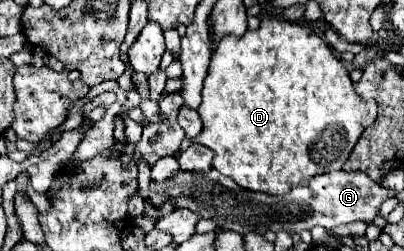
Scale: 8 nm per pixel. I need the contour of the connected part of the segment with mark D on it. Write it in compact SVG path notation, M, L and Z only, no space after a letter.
M263 19L259 29L255 31L247 31L243 37L223 37L217 45L217 49L211 55L211 65L209 65L209 75L205 77L203 83L203 91L201 91L203 99L201 105L197 109L197 113L201 115L203 121L203 131L195 137L195 139L183 139L181 147L187 149L191 143L199 143L209 147L215 157L213 157L213 167L221 173L221 175L229 175L237 185L241 185L243 189L249 191L261 191L261 193L269 193L269 195L285 195L291 191L291 187L295 185L307 185L311 177L319 175L319 173L329 173L329 171L339 171L343 167L343 163L347 161L349 153L353 151L357 139L361 137L361 133L375 121L377 117L377 103L375 101L363 101L357 93L355 87L349 79L349 71L343 67L343 63L333 55L331 47L319 37L315 35L315 31L297 25L293 21L285 21L285 19Z

